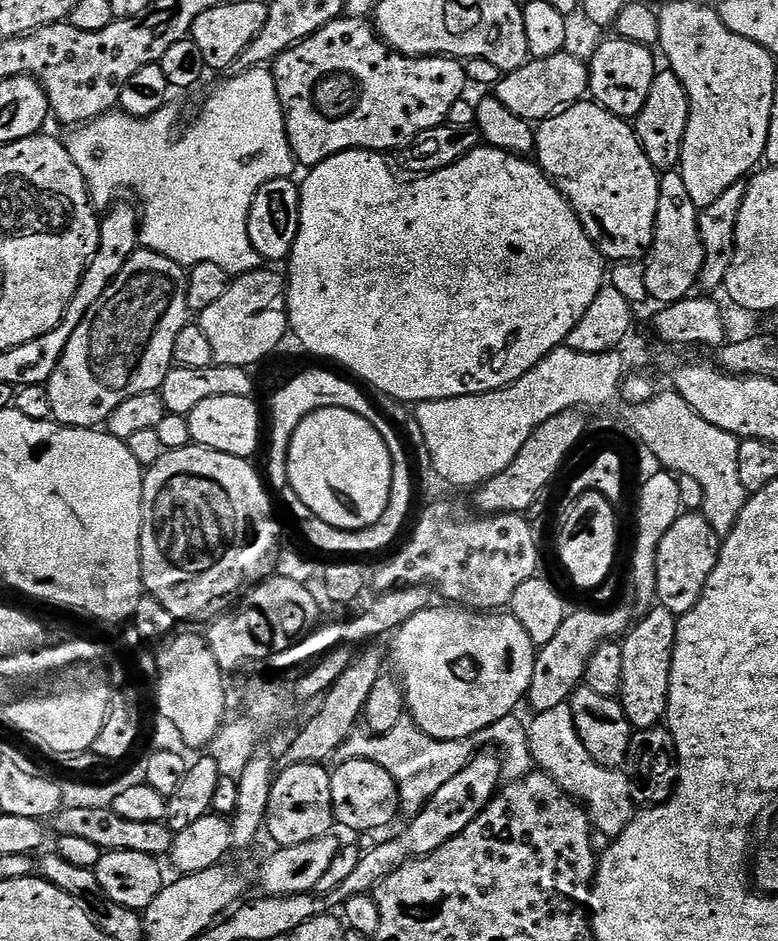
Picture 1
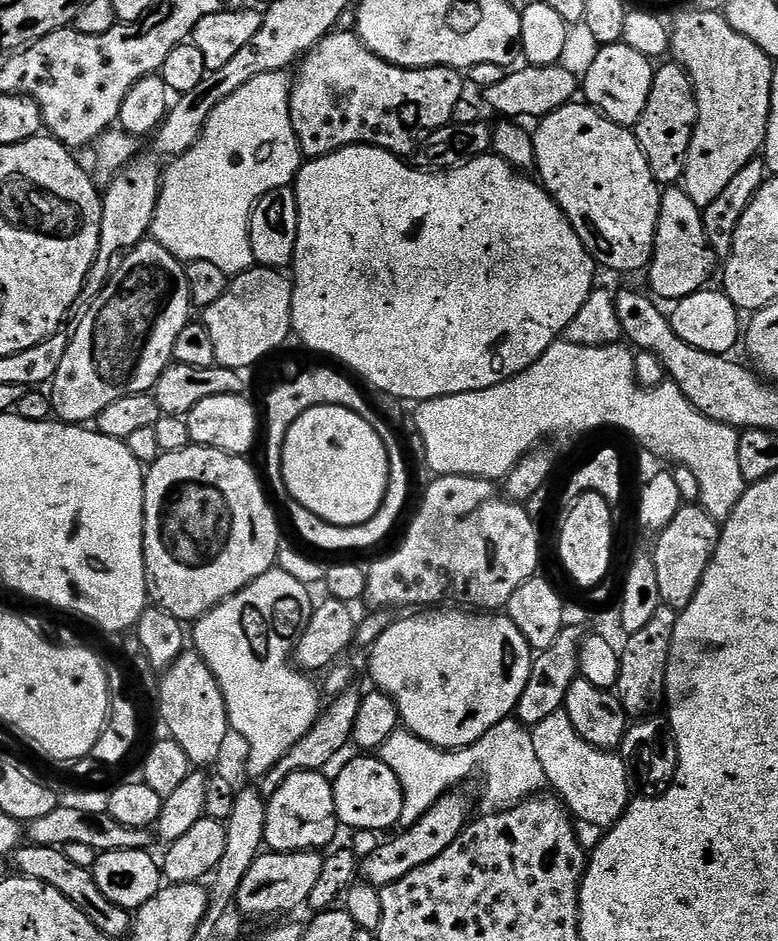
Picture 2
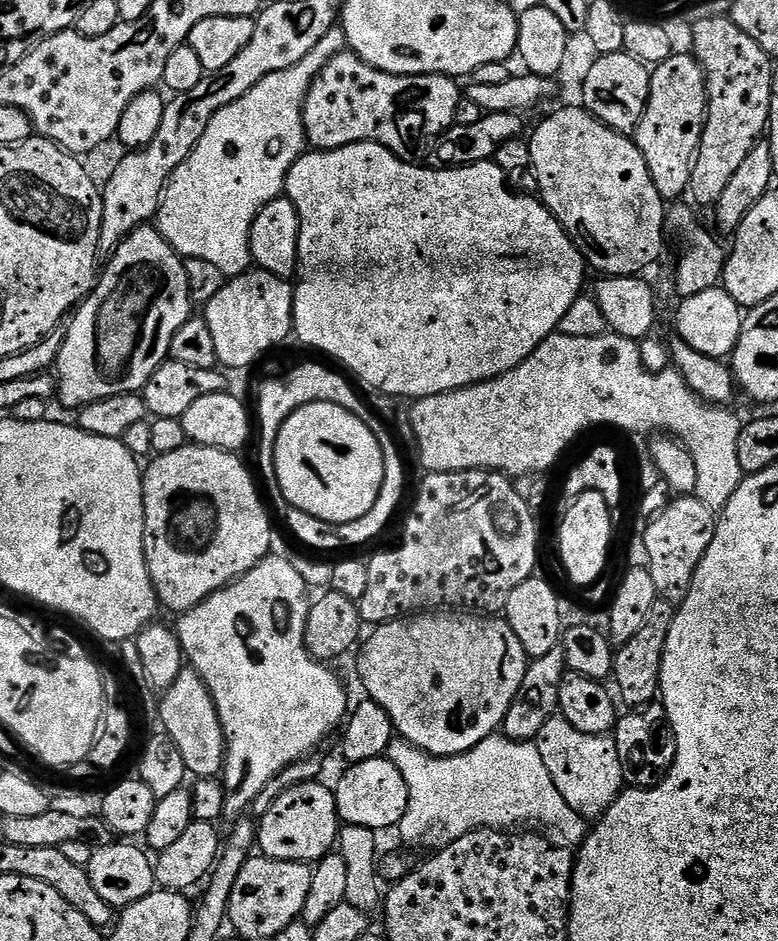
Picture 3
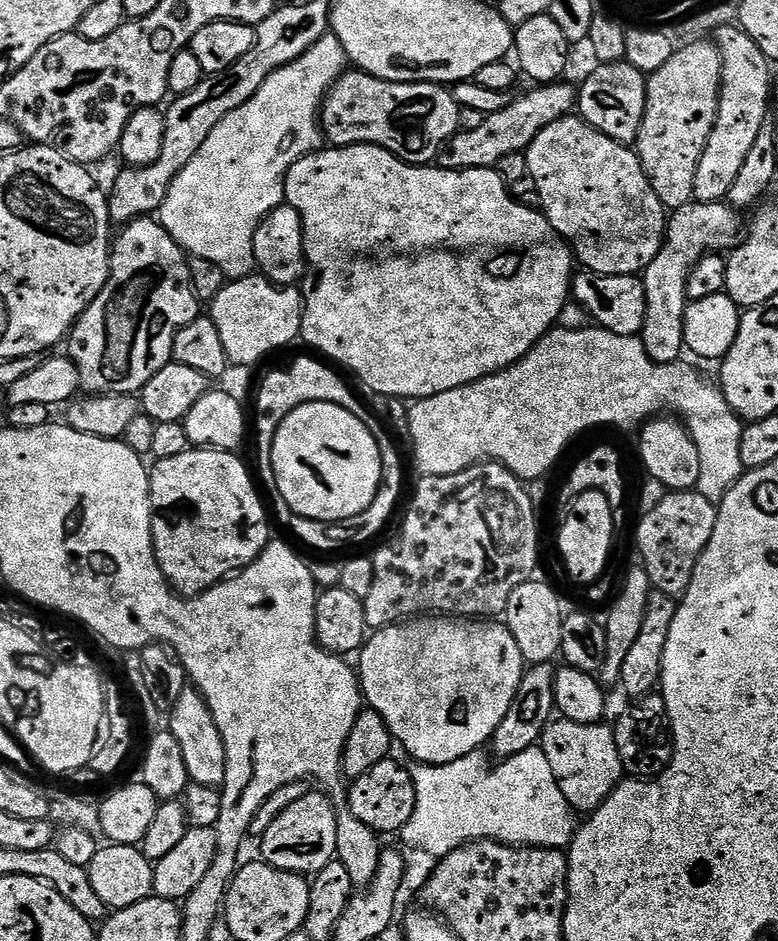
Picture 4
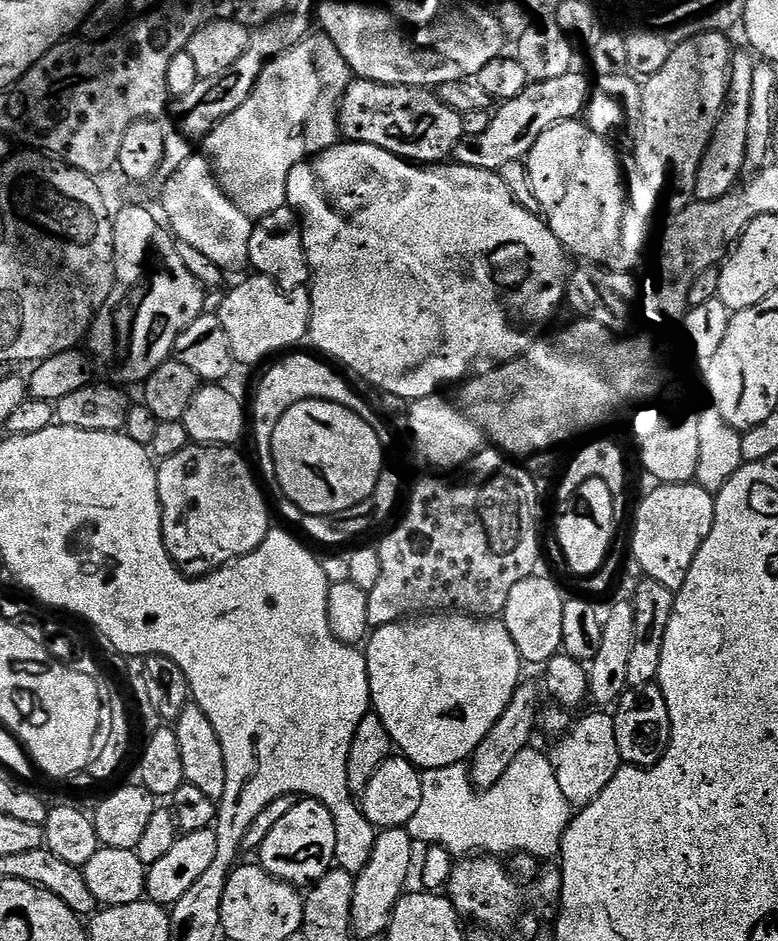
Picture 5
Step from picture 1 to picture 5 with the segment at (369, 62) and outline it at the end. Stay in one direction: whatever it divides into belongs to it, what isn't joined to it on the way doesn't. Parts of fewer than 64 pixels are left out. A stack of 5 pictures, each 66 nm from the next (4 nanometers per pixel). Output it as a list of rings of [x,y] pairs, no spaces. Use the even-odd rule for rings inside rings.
[[[353,79],[344,97],[340,100],[340,135],[353,144],[378,146],[404,160],[413,161],[421,166],[432,166],[444,162],[455,153],[458,142],[465,134],[461,113],[454,111],[442,102],[435,91],[426,88],[411,88],[401,84],[379,84],[373,80]]]

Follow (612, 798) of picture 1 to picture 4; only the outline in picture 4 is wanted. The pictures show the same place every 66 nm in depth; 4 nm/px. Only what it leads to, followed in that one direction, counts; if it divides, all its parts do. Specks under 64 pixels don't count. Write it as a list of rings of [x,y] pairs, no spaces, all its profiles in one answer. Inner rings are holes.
[[[563,718],[553,719],[545,728],[543,736],[540,737],[538,747],[544,751],[546,759],[550,761],[550,766],[554,770],[554,778],[558,778],[558,786],[562,790],[562,794],[566,794],[566,802],[577,813],[591,814],[595,812],[602,806],[602,802],[606,802],[608,795],[618,787],[625,775],[622,758],[618,758],[616,733],[613,725],[608,722],[583,724]]]

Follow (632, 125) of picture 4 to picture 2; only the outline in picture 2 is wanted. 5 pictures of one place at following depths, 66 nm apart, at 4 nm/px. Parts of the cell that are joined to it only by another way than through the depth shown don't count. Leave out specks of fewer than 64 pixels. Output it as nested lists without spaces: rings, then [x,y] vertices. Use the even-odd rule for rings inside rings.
[[[623,42],[603,45],[599,51],[589,62],[588,73],[582,76],[583,99],[616,124],[635,126],[642,118],[642,110],[646,110],[646,102],[650,98],[653,61],[638,54],[638,50],[630,50],[630,46]]]

